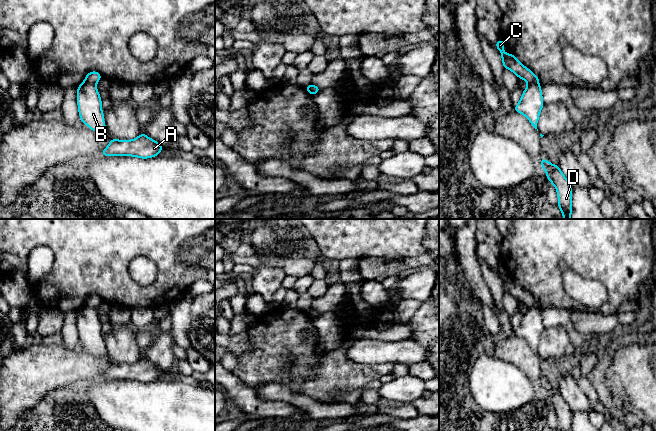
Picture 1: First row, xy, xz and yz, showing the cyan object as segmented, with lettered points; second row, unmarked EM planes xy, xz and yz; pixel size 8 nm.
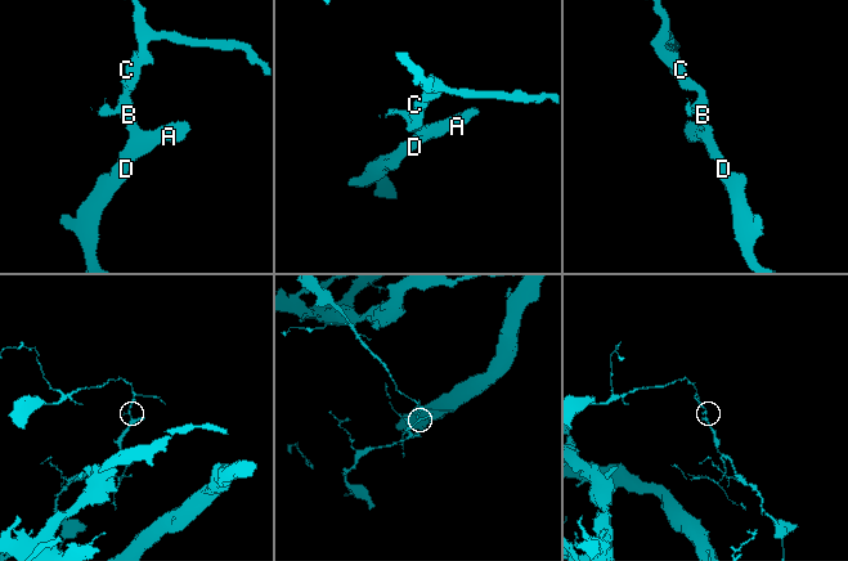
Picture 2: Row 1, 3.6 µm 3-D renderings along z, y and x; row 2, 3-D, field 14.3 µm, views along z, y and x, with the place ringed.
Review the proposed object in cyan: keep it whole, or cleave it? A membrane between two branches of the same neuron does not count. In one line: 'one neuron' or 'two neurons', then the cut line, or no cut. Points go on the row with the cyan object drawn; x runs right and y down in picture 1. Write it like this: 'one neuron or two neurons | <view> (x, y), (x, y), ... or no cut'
two neurons | xy (84, 81), (94, 85)

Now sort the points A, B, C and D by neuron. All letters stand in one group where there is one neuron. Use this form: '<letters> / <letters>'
A B D / C

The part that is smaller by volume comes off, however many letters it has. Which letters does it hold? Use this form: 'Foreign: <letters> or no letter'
Foreign: A, B, D

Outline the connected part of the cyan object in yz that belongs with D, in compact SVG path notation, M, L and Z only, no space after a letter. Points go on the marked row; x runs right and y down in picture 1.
M541 158L539 162L546 172L547 178L552 183L558 195L558 207L564 219L570 219L572 213L572 187L568 179L562 173L559 165L553 165L547 159Z

